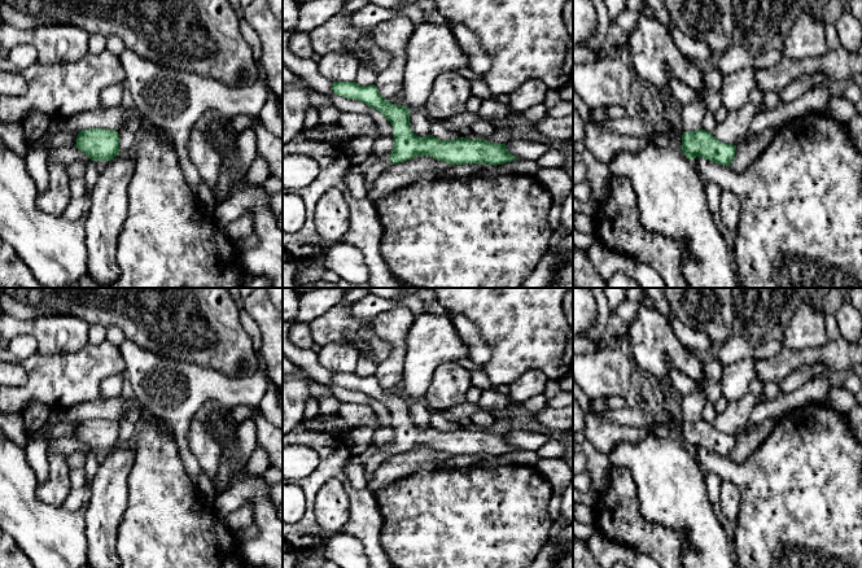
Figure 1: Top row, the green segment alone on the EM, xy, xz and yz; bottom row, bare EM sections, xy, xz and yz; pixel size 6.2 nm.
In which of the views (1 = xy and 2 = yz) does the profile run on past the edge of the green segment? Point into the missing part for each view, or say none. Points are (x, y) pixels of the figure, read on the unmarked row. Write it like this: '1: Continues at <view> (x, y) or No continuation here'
1: No continuation here
2: No continuation here

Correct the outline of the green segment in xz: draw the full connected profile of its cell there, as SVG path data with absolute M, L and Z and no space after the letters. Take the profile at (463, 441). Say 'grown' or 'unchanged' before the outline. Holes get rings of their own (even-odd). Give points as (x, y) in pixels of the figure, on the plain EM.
grown; M334 372L332 380L338 386L362 392L379 401L394 419L391 445L388 449L377 447L375 455L364 464L367 481L389 456L417 446L430 446L451 455L489 454L496 456L518 450L507 441L506 434L490 433L485 429L439 431L432 425L416 427L410 415L410 399L389 393L380 385L375 375L359 376L356 372Z

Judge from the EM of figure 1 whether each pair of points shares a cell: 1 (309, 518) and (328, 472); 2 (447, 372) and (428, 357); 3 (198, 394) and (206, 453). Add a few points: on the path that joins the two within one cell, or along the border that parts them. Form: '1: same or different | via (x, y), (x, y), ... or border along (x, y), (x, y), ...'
1: same | via (309, 506), (310, 489), (316, 483)
2: different | border along (456, 359), (449, 359), (438, 366), (425, 393)
3: different | border along (195, 416), (189, 424), (188, 446)

